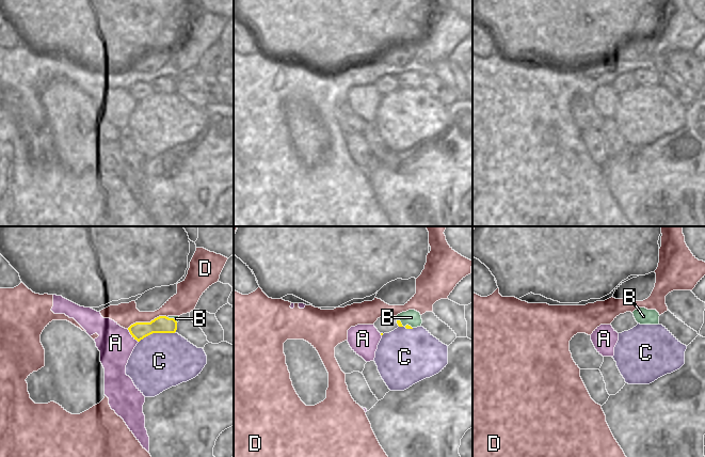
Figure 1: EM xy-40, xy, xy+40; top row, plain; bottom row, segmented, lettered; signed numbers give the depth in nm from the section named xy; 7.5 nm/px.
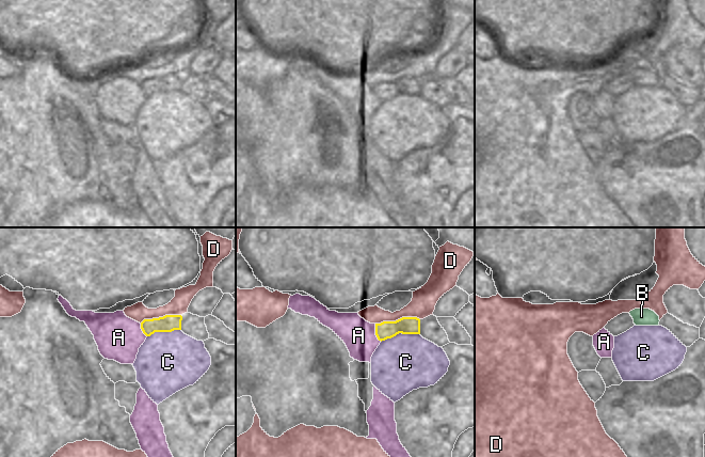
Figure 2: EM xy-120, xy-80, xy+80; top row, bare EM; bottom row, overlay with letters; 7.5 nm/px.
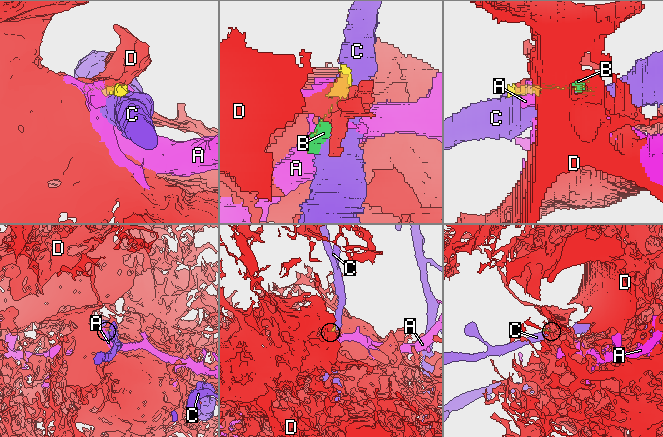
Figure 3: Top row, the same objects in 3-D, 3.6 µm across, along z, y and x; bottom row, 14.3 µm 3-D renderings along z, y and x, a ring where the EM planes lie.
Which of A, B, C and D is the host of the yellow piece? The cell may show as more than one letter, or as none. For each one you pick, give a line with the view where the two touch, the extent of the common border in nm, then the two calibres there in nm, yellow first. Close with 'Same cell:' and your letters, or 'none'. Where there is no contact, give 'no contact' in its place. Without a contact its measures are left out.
Same cell: none

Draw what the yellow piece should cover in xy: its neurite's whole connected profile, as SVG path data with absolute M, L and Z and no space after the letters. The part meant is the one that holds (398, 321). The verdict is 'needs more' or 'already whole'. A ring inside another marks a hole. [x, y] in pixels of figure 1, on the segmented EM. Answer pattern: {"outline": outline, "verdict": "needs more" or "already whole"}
{"outline": "M385 314L378 318L373 324L380 333L389 333L398 327L403 327L401 321L397 319L397 316L391 314Z", "verdict": "needs more"}

